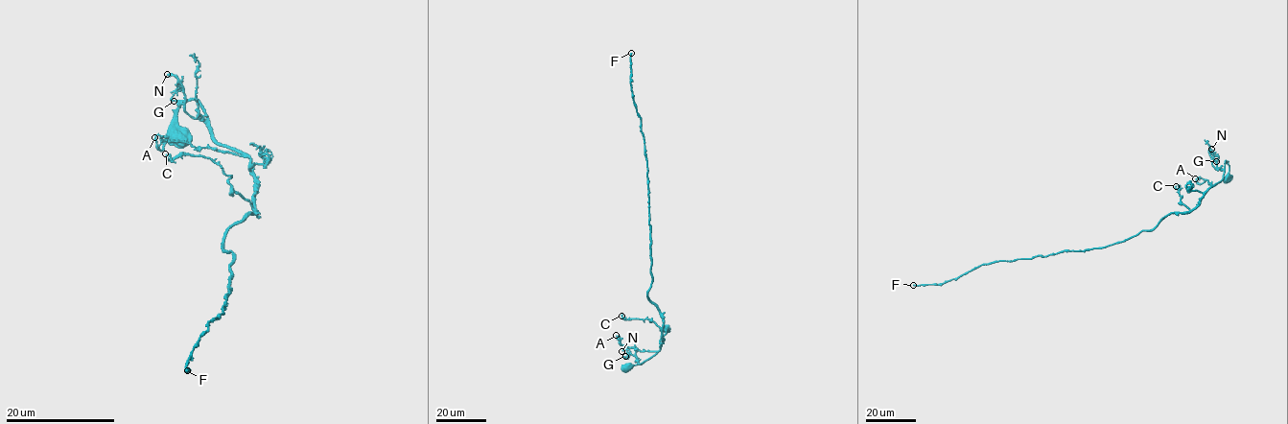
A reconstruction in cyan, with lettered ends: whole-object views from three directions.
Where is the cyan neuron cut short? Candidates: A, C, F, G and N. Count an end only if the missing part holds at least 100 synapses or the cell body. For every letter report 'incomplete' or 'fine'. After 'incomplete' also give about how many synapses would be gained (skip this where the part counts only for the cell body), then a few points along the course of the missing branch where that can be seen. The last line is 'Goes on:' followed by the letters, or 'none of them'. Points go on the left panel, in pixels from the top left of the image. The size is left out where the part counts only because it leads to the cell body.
A: fine
C: fine
F: incomplete; 350 synapses
G: fine
N: fine
Goes on: F

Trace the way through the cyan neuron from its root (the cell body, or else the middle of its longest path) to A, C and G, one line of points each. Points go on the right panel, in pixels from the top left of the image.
A: (1228, 178), (1229, 166), (1226, 161), (1223, 178), (1211, 186), (1207, 180), (1199, 184), (1195, 178)
C: (1228, 178), (1229, 166), (1226, 161), (1223, 178), (1190, 211), (1181, 201), (1180, 186), (1176, 188), (1176, 186)
G: (1228, 178), (1229, 166), (1226, 161), (1224, 169), (1216, 169), (1209, 153), (1218, 157), (1216, 161)

